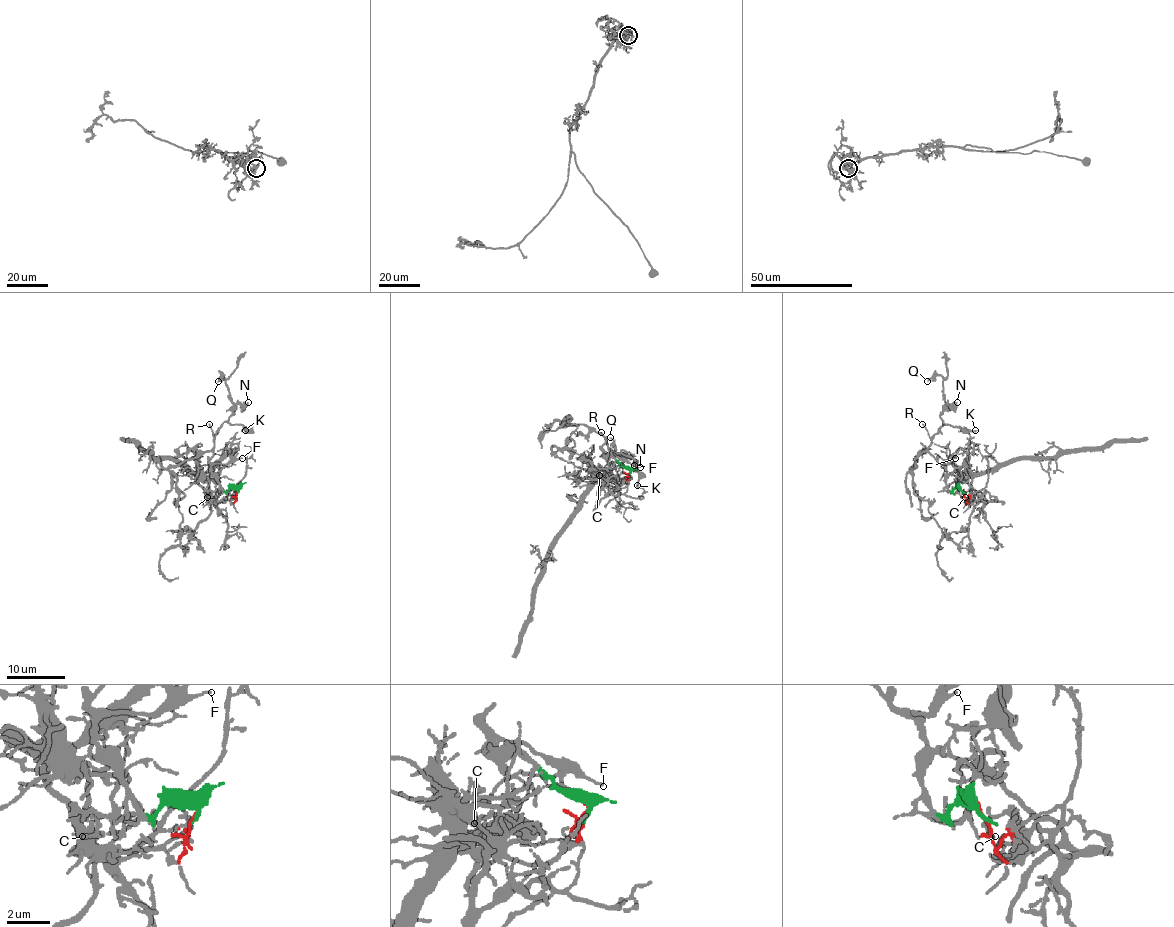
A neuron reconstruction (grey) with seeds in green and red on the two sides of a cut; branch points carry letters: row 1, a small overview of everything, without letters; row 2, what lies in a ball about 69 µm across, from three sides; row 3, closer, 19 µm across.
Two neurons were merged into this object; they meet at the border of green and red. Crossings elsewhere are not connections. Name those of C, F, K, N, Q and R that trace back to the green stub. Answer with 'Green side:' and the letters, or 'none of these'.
Green side: F, K, N, Q, R

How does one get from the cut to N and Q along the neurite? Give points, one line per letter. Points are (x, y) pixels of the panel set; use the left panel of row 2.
N: (238, 489), (225, 491), (222, 488), (210, 460), (215, 433), (238, 403), (248, 402)
Q: (238, 489), (225, 491), (222, 488), (210, 460), (215, 433), (231, 414), (232, 403), (225, 377), (218, 382)

